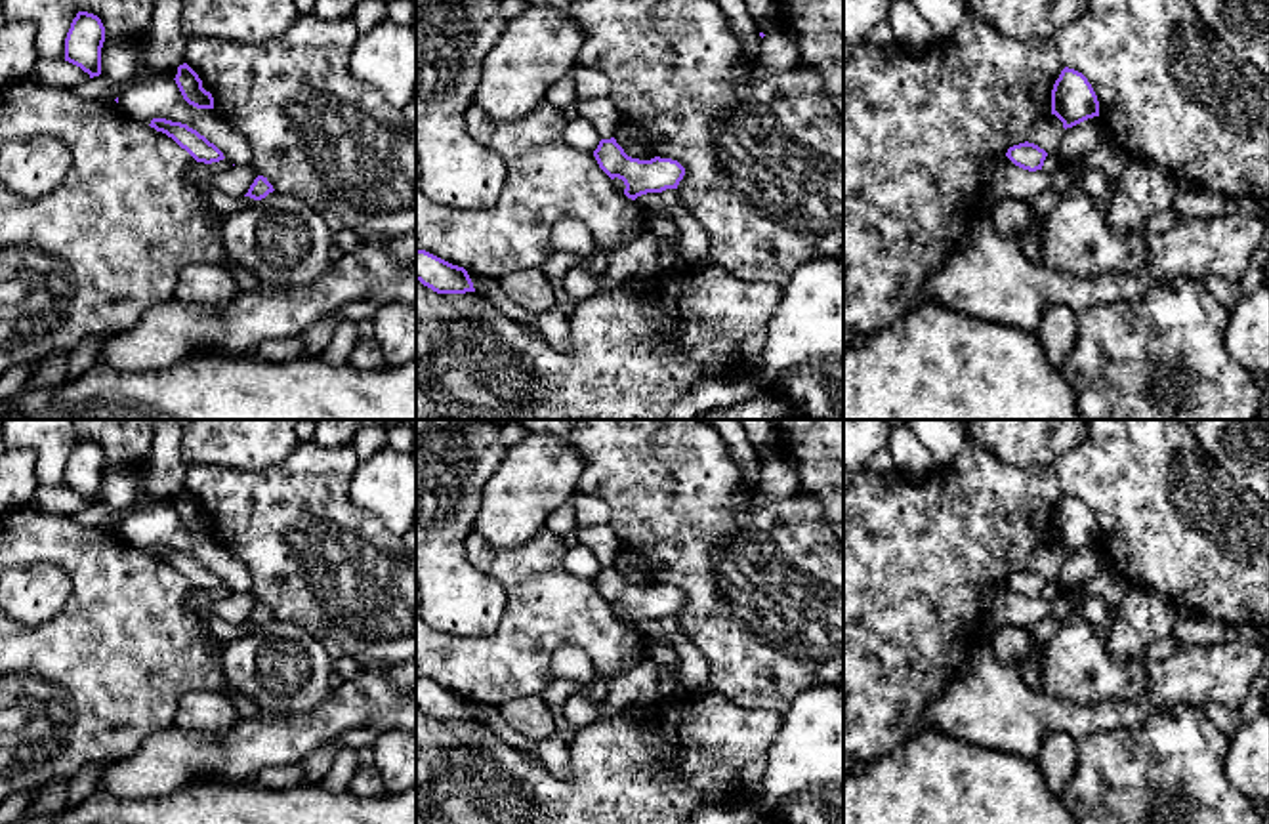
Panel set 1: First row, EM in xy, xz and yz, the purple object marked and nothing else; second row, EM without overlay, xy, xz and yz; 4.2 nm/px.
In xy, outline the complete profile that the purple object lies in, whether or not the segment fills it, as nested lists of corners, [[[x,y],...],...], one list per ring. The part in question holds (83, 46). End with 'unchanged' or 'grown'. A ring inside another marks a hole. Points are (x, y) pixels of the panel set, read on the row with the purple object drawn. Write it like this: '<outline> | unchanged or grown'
[[[78,11],[65,38],[65,61],[80,67],[90,78],[101,74],[101,48],[105,27],[88,11]]] | unchanged

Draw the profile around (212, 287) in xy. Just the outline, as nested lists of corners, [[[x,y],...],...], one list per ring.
[[[193,263],[179,273],[174,299],[208,311],[221,311],[239,294],[240,286],[227,267],[218,263]]]

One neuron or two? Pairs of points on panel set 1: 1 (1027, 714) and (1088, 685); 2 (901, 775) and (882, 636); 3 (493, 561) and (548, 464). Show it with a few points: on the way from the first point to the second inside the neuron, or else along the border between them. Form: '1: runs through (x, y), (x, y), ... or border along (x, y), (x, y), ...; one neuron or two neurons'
1: border along (1040, 687), (1082, 704), (1107, 699); two neurons
2: border along (915, 733), (863, 765); two neurons
3: border along (540, 527), (512, 548), (493, 548), (474, 531); two neurons

